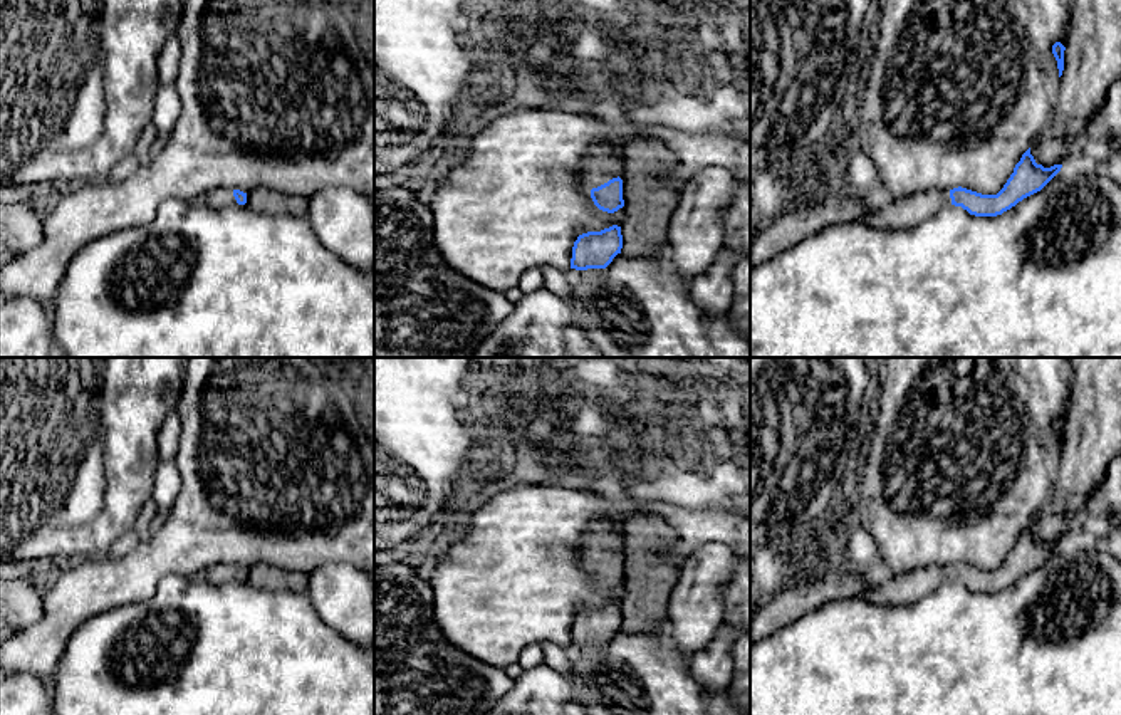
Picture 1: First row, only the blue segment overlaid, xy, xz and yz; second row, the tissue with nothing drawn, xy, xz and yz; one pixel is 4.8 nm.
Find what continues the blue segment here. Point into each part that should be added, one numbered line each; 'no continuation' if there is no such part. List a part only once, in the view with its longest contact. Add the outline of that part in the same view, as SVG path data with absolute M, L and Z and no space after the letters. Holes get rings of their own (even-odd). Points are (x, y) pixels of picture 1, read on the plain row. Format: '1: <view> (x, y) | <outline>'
1: xz (601, 541) | M604 520L591 522L581 545L582 561L591 566L597 564L609 556L621 552L621 547L623 532Z

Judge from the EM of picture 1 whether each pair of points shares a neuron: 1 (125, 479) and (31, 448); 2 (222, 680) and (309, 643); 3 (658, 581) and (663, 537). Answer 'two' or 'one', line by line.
1: one
2: one
3: one

